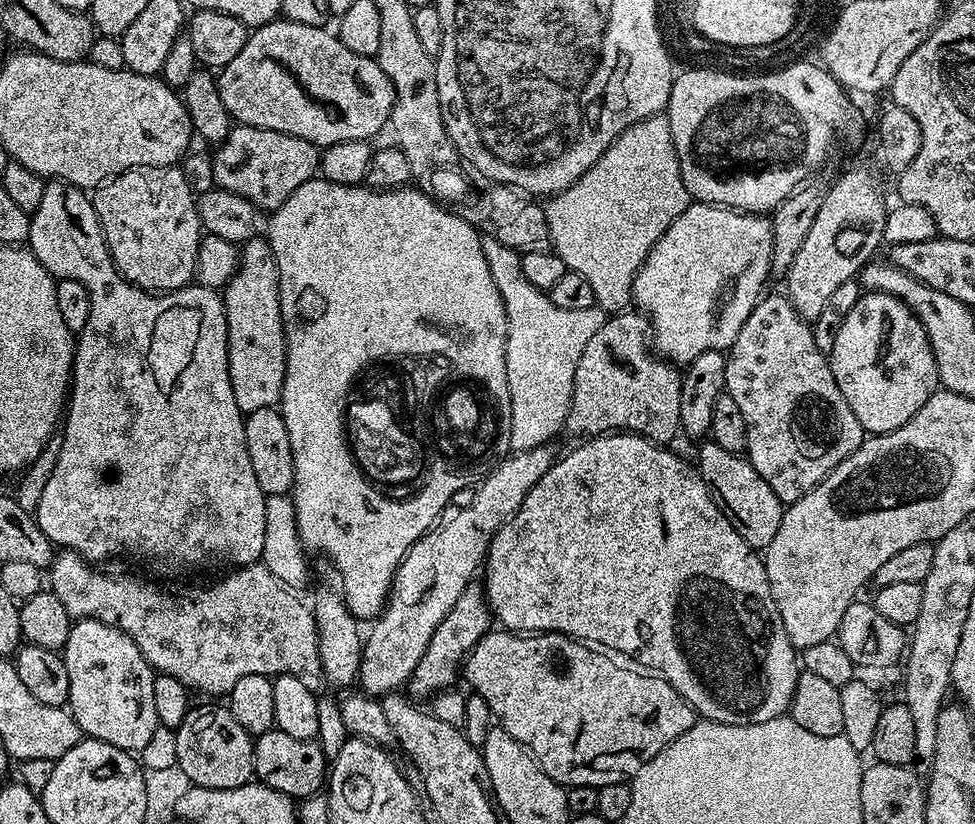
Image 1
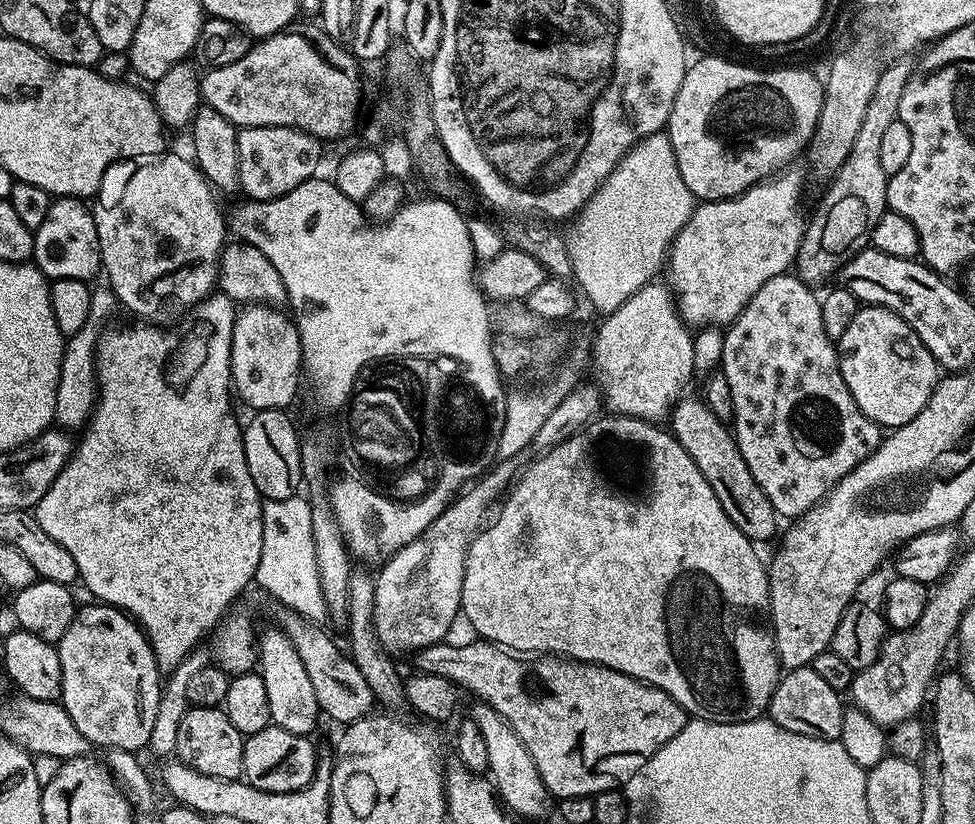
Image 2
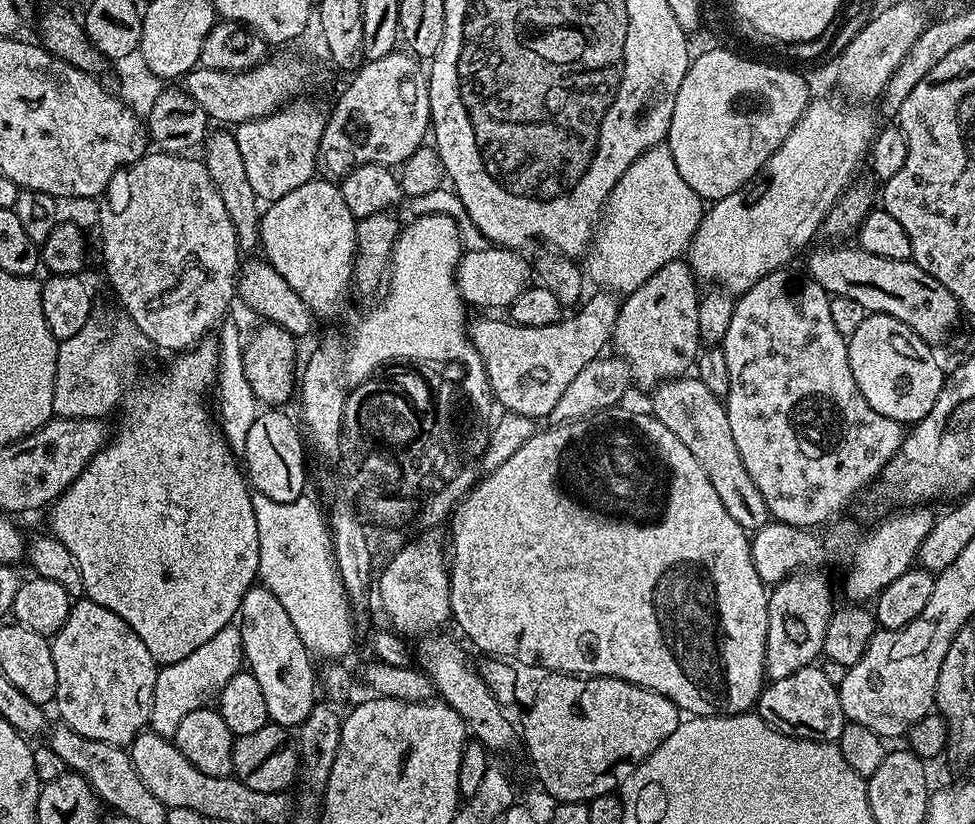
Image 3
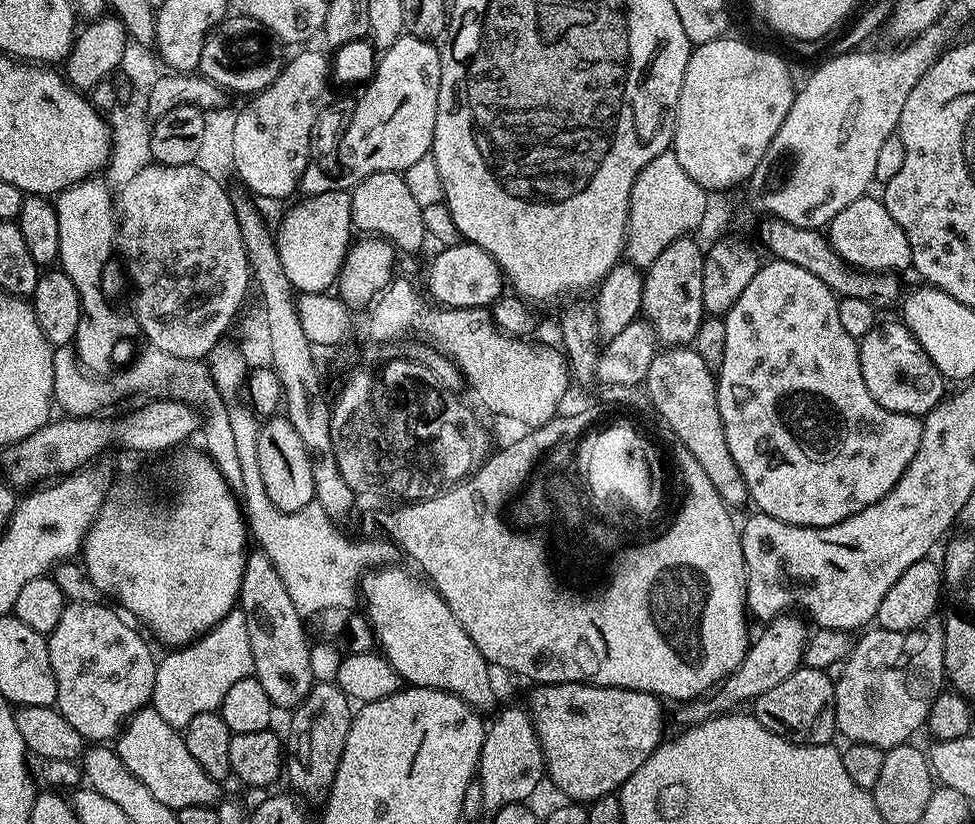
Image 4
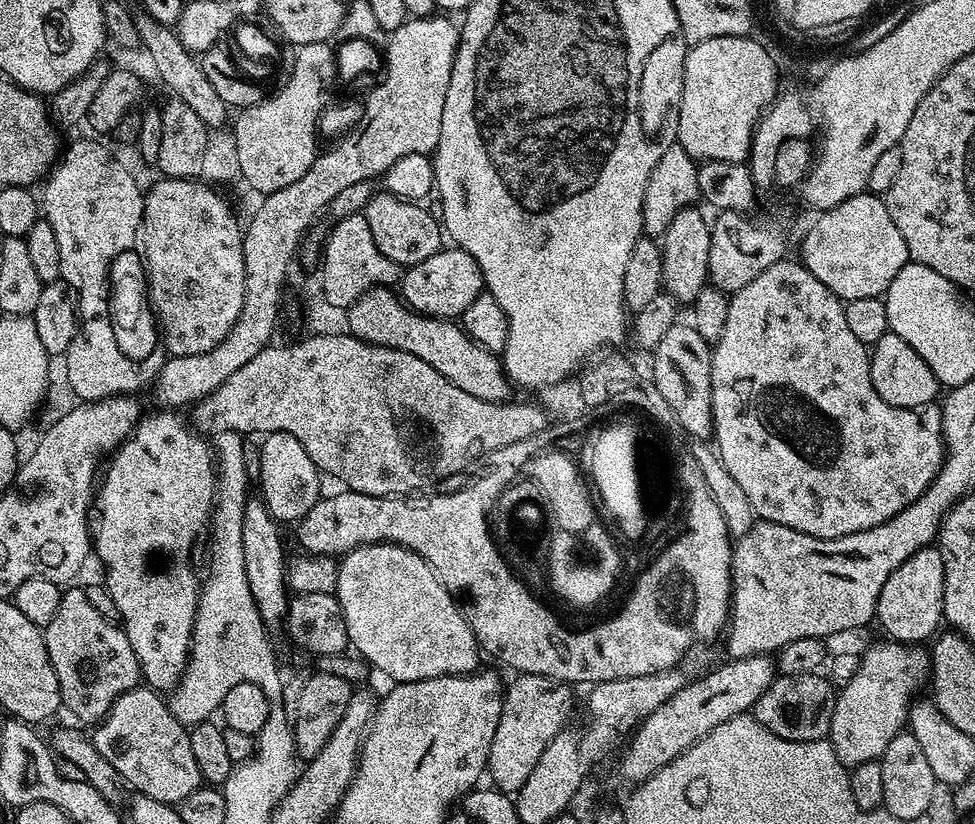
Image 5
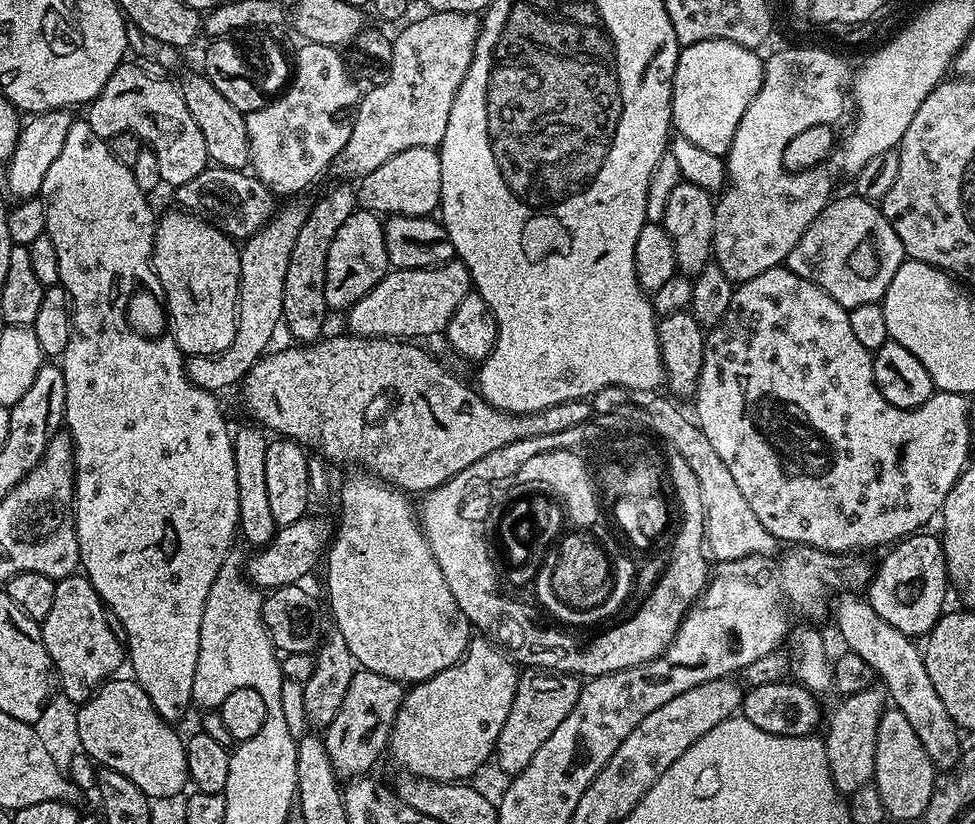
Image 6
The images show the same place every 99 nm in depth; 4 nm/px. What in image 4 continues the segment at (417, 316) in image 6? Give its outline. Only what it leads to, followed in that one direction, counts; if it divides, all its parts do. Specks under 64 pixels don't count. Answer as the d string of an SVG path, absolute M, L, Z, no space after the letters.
M461 242L439 250L441 252L428 264L427 295L437 305L445 308L488 308L505 295L504 273L496 265L496 259L486 250L482 250L482 246Z

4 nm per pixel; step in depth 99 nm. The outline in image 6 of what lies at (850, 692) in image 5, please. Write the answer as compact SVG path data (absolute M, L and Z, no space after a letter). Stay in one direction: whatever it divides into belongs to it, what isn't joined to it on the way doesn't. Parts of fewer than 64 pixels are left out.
M873 686L853 696L845 696L839 702L832 717L829 720L827 717L828 736L823 737L823 742L834 786L841 796L848 798L862 786L873 783L878 722L886 711L886 693L883 687Z

